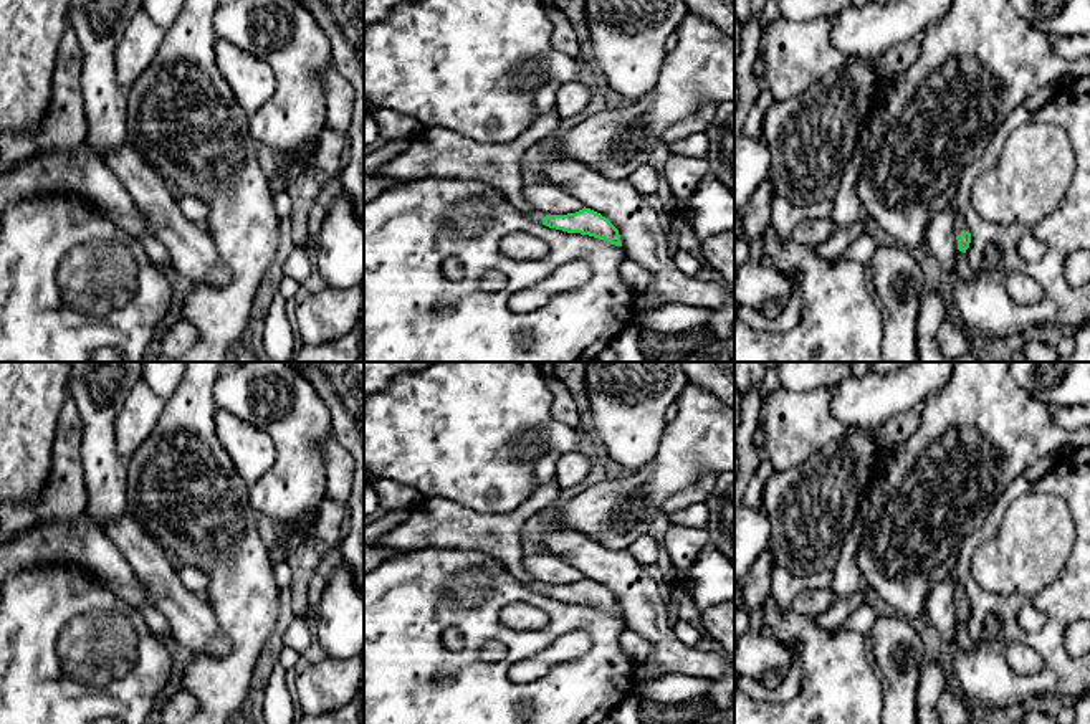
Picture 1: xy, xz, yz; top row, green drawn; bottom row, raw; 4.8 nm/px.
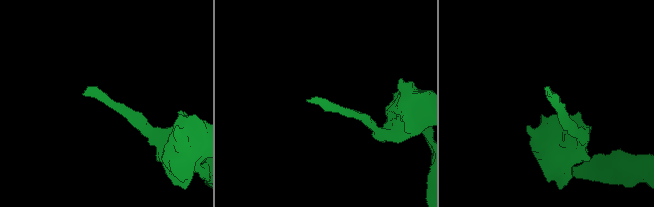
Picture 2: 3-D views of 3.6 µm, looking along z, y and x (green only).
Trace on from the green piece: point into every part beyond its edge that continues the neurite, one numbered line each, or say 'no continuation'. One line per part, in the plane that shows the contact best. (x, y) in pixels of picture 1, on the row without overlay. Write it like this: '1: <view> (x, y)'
1: yz (960, 595)

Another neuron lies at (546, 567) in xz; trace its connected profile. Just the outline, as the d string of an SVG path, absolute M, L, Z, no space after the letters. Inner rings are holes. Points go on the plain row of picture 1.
M547 550L523 555L523 564L534 580L546 585L567 585L584 579L582 572Z

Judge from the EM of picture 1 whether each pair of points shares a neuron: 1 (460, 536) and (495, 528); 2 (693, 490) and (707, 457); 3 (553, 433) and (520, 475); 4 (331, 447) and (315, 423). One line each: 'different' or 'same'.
1: same
2: different
3: different
4: different

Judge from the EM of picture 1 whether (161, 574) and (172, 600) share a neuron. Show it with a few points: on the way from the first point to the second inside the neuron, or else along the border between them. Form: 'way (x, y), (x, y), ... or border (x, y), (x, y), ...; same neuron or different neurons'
way (161, 581), (167, 594); same neuron

